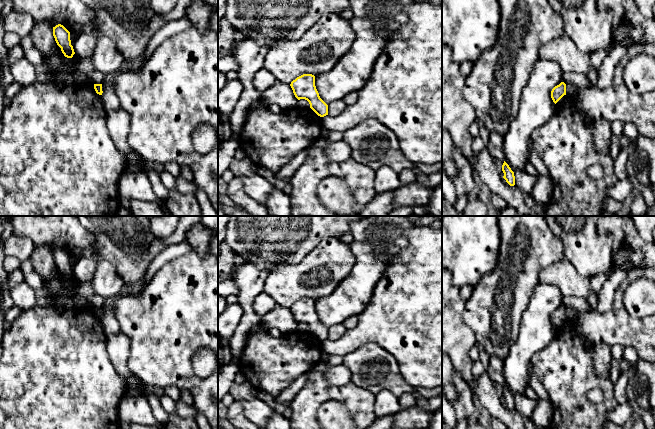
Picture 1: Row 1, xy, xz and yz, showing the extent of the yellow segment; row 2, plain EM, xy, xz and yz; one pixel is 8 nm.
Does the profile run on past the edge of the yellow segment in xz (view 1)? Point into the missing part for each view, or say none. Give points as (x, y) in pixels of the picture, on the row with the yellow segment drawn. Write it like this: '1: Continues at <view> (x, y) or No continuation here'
1: No continuation here

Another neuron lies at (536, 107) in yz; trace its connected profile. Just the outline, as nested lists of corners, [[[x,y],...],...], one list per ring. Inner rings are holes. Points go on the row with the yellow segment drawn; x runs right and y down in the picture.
[[[539,58],[533,65],[522,90],[518,112],[504,135],[505,162],[513,172],[525,170],[530,161],[534,131],[554,114],[556,104],[551,91],[561,83],[563,73],[554,61]]]

